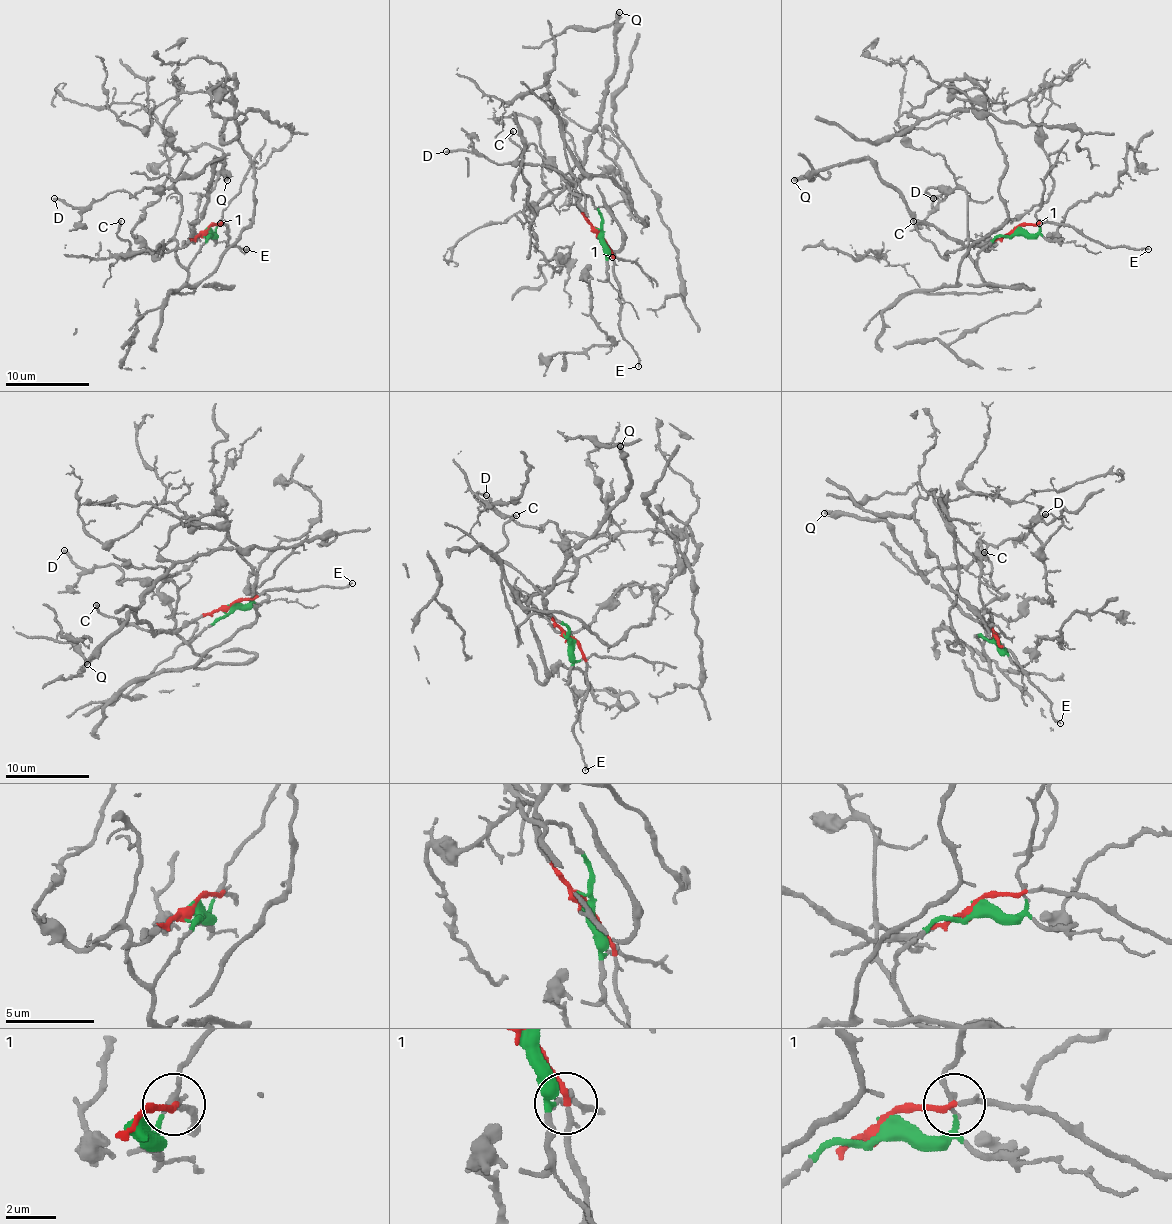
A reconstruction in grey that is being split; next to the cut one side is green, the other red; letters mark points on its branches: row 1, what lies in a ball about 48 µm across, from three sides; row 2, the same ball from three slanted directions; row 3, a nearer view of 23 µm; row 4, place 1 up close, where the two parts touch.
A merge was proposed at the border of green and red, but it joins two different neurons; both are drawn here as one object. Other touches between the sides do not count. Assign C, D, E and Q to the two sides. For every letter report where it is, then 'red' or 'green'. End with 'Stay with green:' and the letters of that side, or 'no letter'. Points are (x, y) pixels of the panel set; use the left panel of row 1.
C: at (121, 221); red
D: at (54, 198); green
E: at (246, 249); red
Q: at (227, 180); red
Stay with green: D

